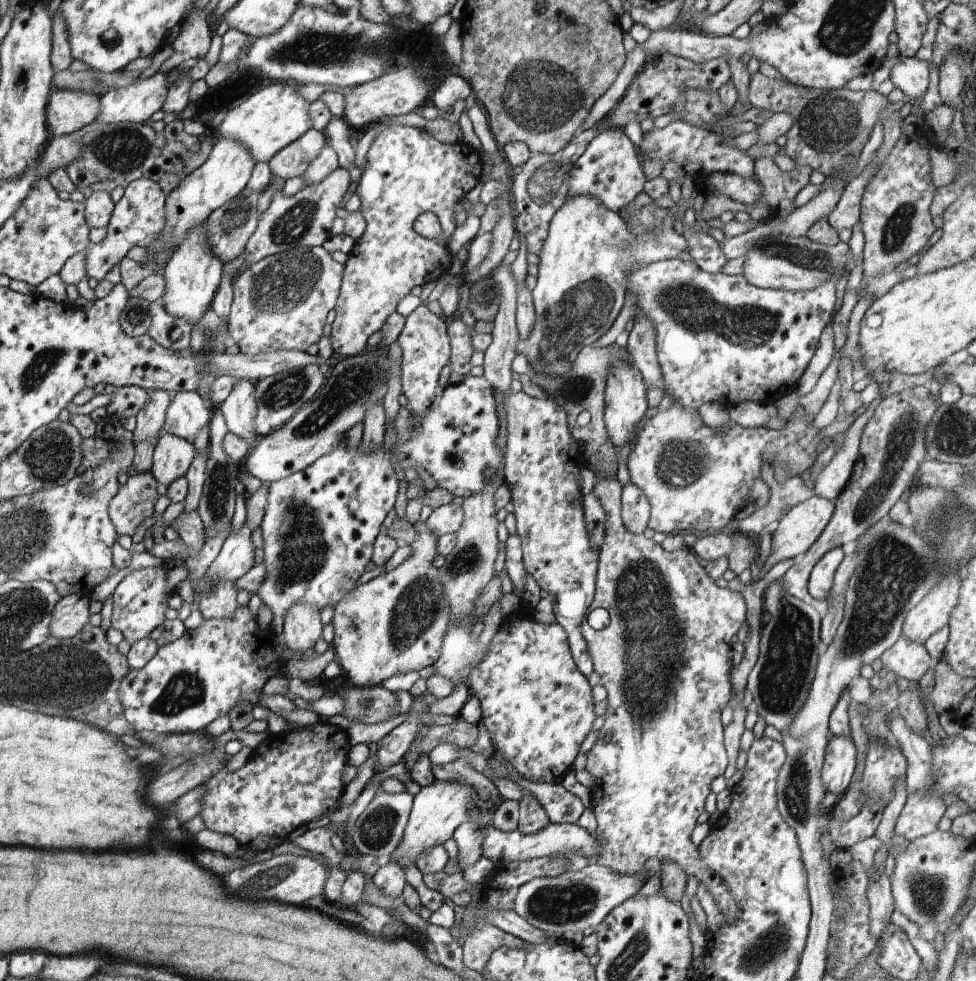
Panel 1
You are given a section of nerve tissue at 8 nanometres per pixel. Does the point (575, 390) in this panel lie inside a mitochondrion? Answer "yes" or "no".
yes

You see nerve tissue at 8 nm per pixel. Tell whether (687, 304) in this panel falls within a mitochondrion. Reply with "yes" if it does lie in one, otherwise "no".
yes

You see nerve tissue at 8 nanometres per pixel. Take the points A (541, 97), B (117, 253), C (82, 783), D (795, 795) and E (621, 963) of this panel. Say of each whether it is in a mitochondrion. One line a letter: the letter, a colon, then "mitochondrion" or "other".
A: mitochondrion
B: other
C: other
D: mitochondrion
E: mitochondrion

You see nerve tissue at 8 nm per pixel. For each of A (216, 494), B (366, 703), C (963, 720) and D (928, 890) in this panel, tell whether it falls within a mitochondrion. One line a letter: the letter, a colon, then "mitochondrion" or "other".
A: mitochondrion
B: mitochondrion
C: other
D: mitochondrion

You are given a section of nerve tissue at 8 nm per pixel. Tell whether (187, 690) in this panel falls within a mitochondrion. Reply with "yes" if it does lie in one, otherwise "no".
yes

